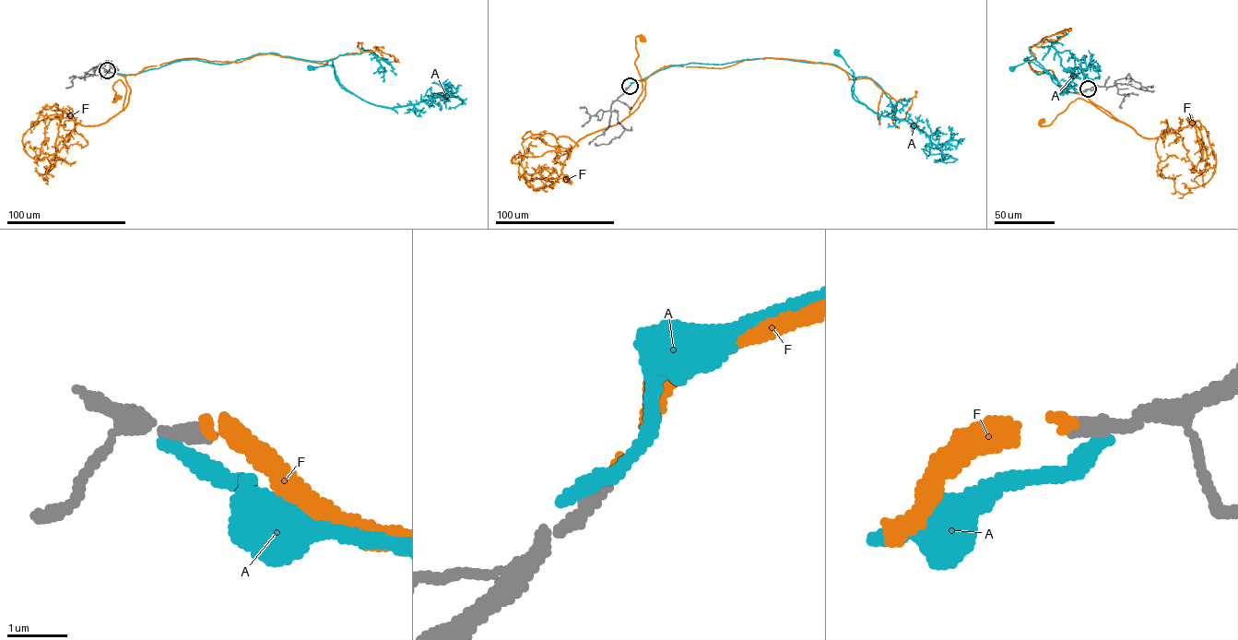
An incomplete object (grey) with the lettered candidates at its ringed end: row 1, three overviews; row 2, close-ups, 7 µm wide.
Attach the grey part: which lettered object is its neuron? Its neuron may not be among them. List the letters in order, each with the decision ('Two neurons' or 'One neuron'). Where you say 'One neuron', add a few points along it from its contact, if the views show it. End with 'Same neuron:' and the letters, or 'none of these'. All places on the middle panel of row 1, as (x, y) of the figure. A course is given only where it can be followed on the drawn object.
A: Two neurons
F: One neuron. Its course: (630, 86), (645, 81), (644, 99), (630, 114), (642, 89), (634, 62), (635, 38), (642, 39)
Same neuron: F

